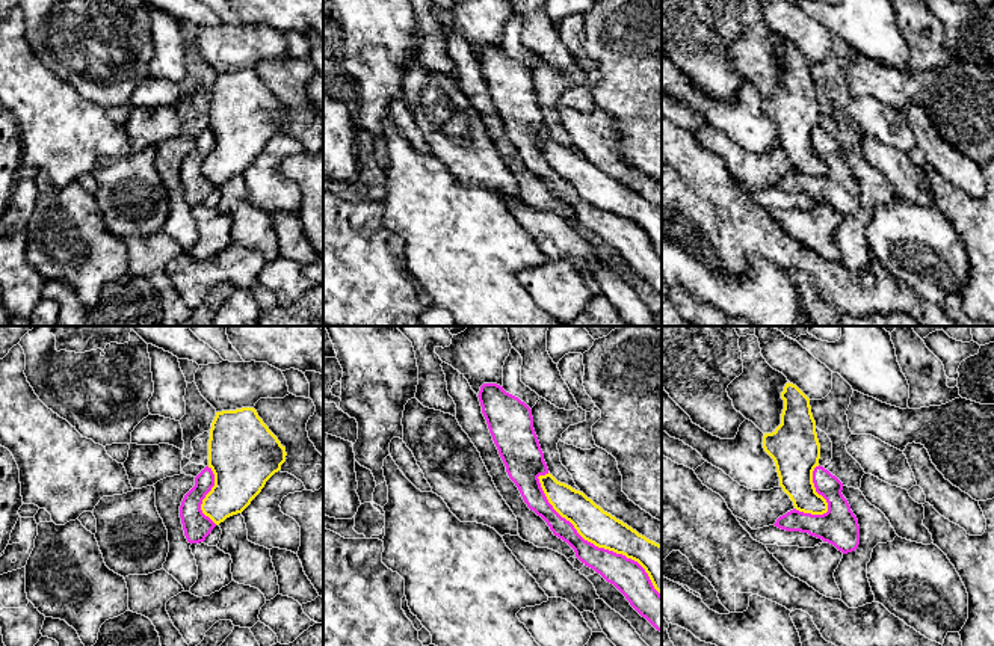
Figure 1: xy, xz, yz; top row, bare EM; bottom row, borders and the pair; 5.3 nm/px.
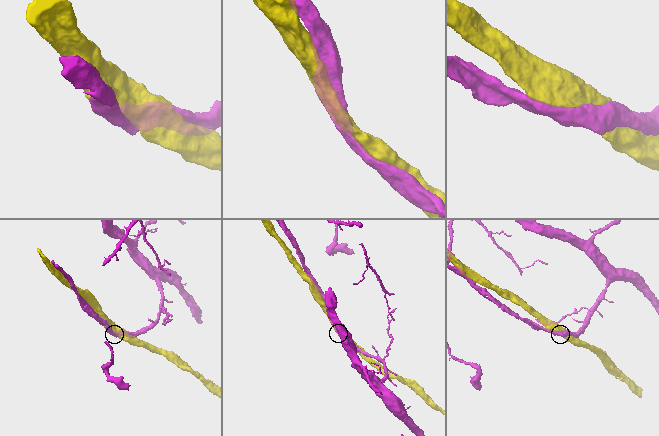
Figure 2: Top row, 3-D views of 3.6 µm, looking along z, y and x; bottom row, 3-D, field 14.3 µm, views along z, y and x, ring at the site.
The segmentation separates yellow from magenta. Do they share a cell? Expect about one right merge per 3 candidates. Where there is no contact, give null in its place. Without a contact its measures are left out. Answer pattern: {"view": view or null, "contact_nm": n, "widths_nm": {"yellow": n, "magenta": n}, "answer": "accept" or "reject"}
{"view": "xz", "contact_nm": 900, "widths_nm": {"yellow": 190, "magenta": 180}, "answer": "reject"}

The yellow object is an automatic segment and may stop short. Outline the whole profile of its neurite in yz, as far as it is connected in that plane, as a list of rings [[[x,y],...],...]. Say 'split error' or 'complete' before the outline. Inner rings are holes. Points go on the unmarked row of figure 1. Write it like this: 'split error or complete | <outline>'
complete | [[[793,45],[781,54],[781,86],[764,95],[763,110],[773,121],[779,148],[796,172],[811,177],[828,174],[826,162],[816,154],[813,133],[819,128],[820,106],[810,60]]]

